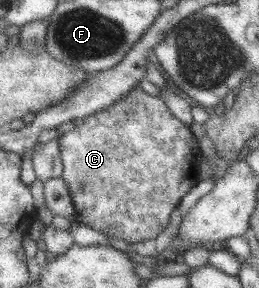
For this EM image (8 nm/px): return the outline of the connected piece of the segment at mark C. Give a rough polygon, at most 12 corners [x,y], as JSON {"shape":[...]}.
{"shape":[[136,85],[59,137],[77,222],[154,239],[198,183],[188,125]]}

